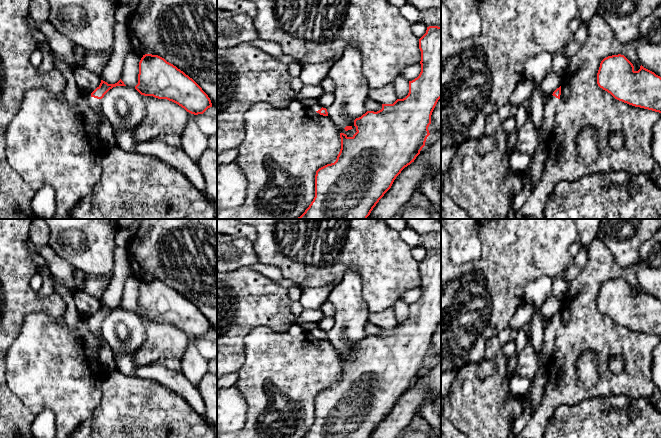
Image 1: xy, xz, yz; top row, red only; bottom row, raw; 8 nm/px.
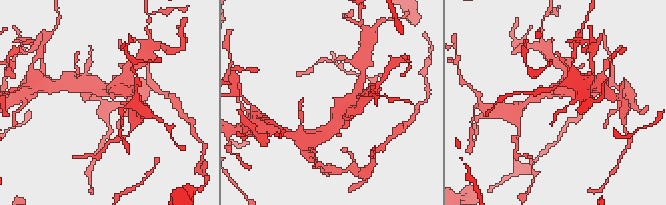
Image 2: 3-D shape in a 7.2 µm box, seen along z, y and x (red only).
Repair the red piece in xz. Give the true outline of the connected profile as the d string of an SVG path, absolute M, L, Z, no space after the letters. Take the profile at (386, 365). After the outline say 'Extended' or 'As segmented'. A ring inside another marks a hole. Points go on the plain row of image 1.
M429 250L426 257L419 263L419 273L421 275L421 296L417 302L409 305L409 317L403 323L397 323L393 328L382 328L382 333L374 336L367 335L361 341L354 344L354 350L356 351L356 357L352 361L348 361L344 357L340 357L341 373L334 387L327 388L316 395L315 399L315 421L309 431L303 438L370 438L379 424L384 418L391 412L396 401L401 395L410 389L416 381L420 378L420 375L425 370L427 361L430 359L428 351L431 348L432 336L441 322L441 251Z. As segmented

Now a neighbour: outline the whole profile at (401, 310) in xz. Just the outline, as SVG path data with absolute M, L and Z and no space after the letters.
M402 299L397 300L391 308L394 311L397 323L403 323L408 319L409 305Z

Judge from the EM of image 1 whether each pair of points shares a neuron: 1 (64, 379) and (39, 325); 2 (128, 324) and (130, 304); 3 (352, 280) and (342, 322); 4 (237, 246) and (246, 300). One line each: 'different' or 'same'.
1: same
2: different
3: same
4: different

